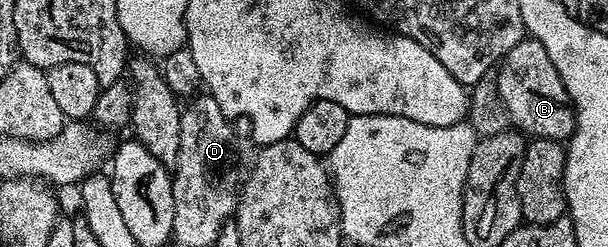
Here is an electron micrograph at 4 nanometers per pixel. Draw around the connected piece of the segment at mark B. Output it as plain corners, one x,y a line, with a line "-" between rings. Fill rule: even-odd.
526,38
520,40
515,46
511,46
509,53
497,65
495,75
499,86
499,98
503,98
503,106
507,106
507,114
516,131
538,140
568,141
577,126
573,102
569,99
567,90
563,86
563,78
559,78
559,70
555,70
555,62
551,62
551,58
547,58
547,50
543,50
543,46
538,40

